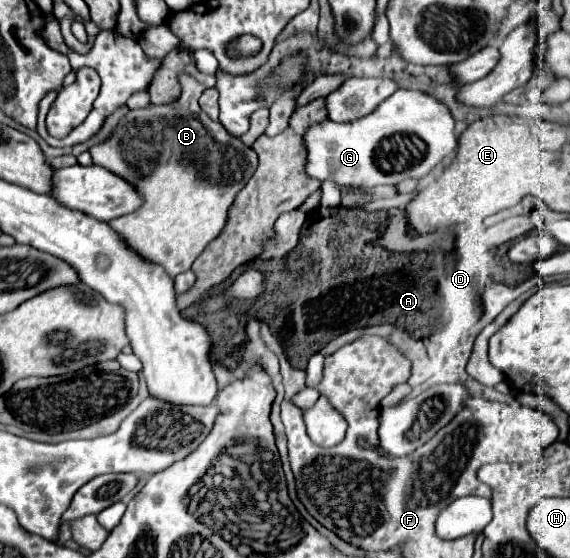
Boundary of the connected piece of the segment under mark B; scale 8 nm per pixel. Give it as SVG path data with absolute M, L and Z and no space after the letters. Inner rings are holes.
M183 74L183 94L177 102L169 106L149 106L141 110L129 110L127 116L119 122L115 134L99 146L93 146L91 158L93 164L115 172L141 194L143 204L121 218L109 220L111 228L127 240L129 248L135 248L143 260L161 264L172 278L191 269L193 260L205 250L205 246L219 236L225 226L227 210L235 200L235 194L247 184L257 168L257 154L253 148L247 148L241 140L231 136L219 122L213 122L197 104L201 92L205 90L191 76Z

